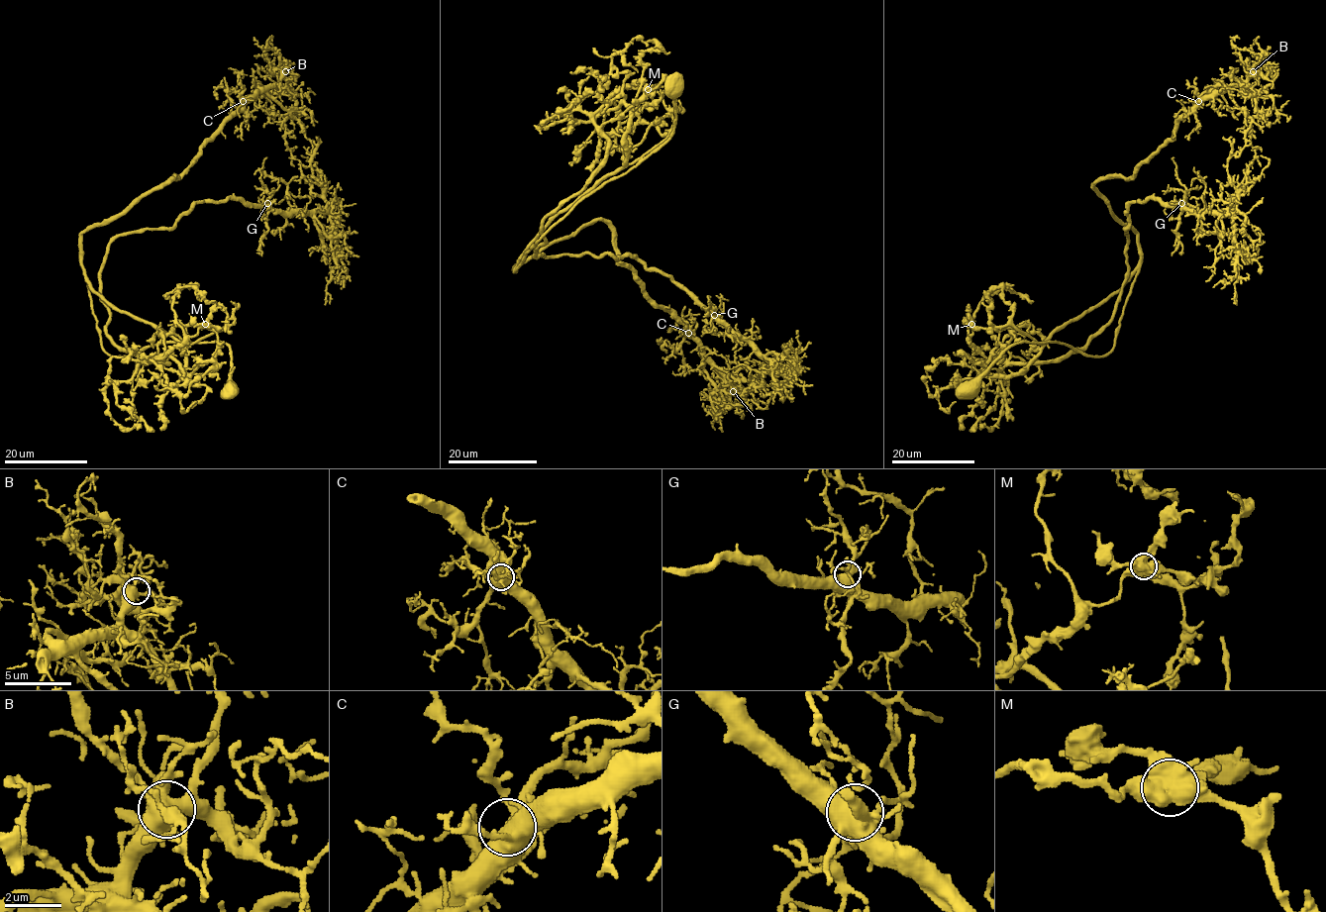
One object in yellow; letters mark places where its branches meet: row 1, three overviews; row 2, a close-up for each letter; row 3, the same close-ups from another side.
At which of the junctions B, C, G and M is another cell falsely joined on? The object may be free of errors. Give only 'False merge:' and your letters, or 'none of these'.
False merge: M

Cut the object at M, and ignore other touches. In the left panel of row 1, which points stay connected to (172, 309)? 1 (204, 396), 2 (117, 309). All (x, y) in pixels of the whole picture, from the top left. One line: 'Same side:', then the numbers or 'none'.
Same side: 1

